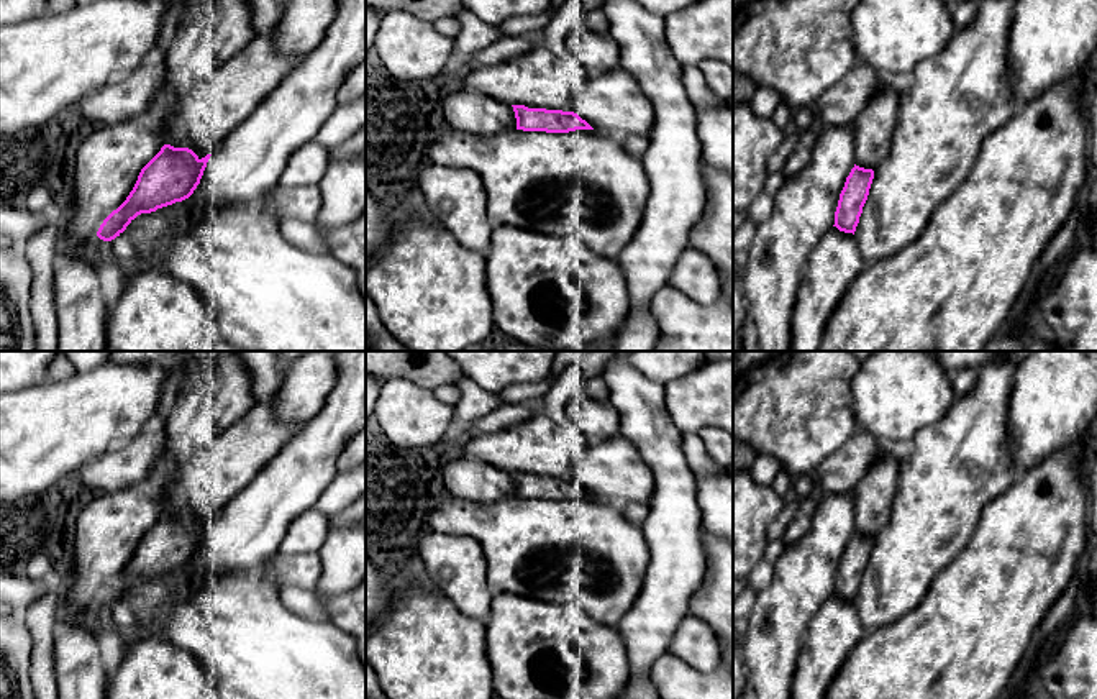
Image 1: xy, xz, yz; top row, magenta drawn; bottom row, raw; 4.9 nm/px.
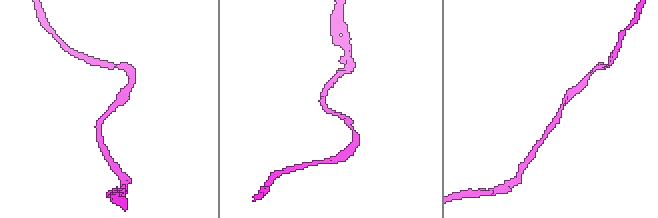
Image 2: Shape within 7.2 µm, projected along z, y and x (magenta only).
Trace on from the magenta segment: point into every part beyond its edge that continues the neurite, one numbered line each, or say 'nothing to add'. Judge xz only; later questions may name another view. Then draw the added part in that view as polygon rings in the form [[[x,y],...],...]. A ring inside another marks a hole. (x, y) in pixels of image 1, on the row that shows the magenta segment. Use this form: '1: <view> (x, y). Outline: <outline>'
1: xz (466, 110). Outline: [[[462,89],[446,97],[443,116],[453,130],[492,136],[517,130],[517,118],[512,105],[492,97]]]

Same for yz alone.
1: yz (873, 128). Outline: [[[885,82],[854,121],[854,164],[876,169],[889,154],[900,94]]]

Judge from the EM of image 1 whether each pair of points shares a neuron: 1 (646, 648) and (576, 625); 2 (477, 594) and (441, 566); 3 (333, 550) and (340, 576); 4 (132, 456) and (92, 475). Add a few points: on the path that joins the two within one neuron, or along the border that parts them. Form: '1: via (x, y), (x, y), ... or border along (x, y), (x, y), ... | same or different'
1: border along (614, 625), (623, 644), (632, 678) | different
2: via (469, 588), (450, 568) | same
3: via (340, 557), (340, 570) | same
4: via (122, 466), (110, 473), (102, 473) | same

